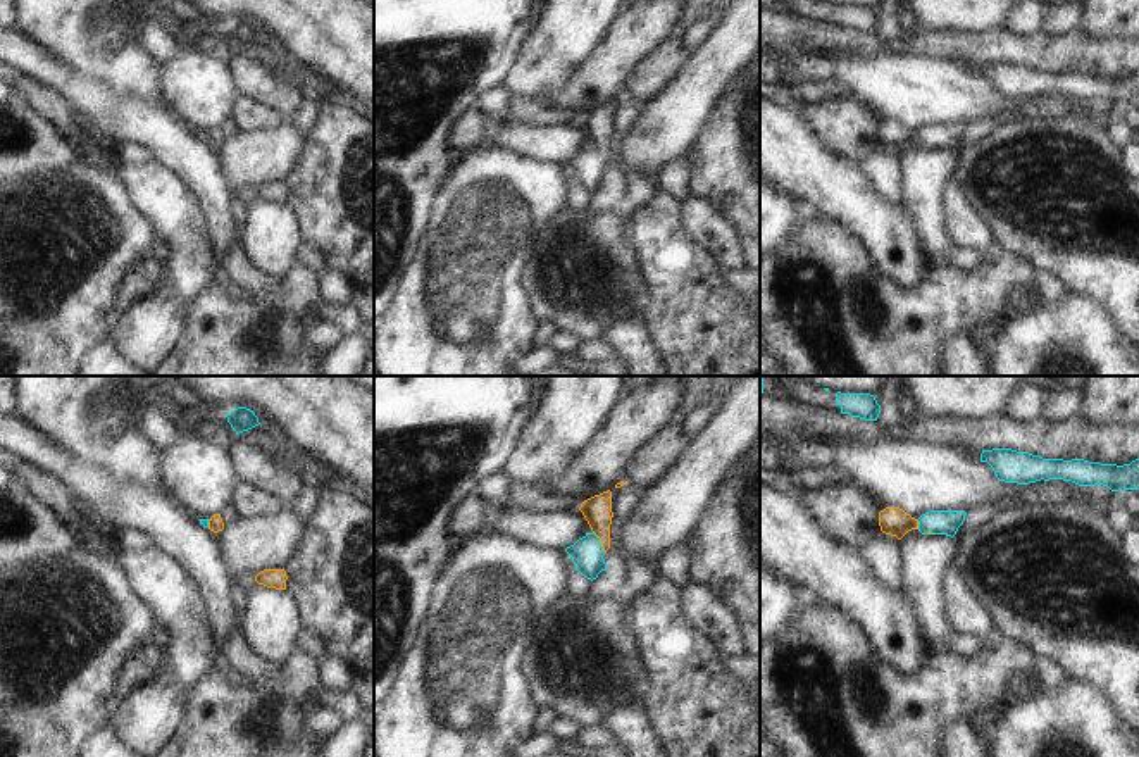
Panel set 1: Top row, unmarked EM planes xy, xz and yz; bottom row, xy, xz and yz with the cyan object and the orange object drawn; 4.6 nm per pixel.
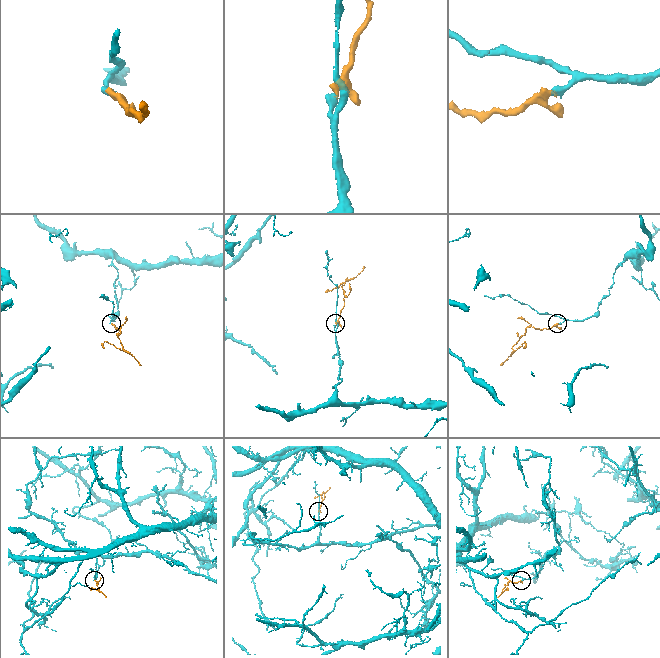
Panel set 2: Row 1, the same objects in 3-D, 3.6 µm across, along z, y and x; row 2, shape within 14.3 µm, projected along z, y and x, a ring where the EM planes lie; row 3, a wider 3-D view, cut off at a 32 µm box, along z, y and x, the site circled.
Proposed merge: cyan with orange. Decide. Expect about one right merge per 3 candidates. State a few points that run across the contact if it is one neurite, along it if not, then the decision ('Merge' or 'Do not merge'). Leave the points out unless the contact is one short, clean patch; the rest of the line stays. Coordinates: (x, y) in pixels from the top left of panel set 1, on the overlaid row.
Line: xz (586, 552), (598, 542), (597, 511). Merge

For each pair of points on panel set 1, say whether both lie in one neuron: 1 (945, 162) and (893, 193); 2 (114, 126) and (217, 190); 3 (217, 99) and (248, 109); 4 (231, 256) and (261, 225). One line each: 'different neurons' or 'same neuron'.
1: different neurons
2: same neuron
3: different neurons
4: different neurons

